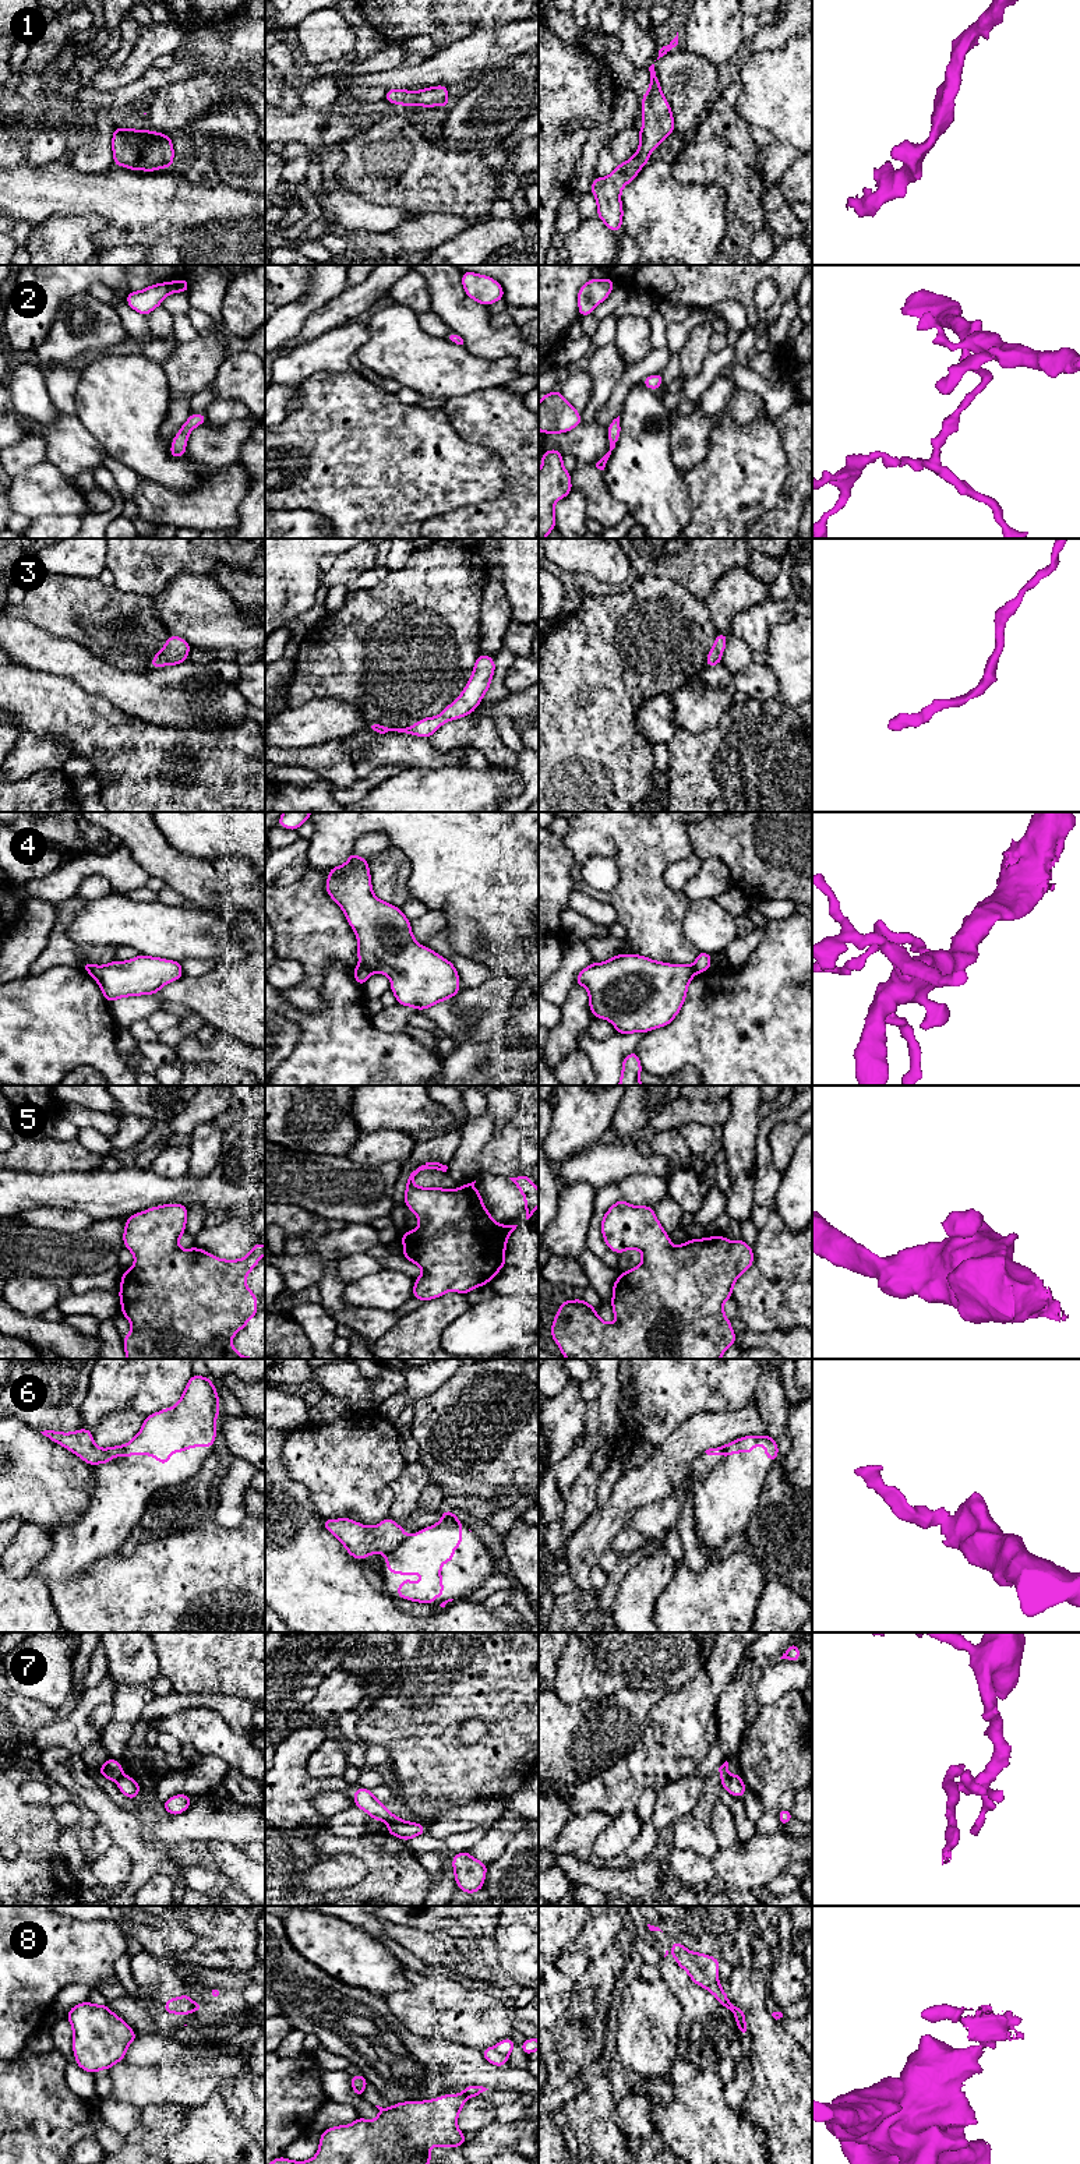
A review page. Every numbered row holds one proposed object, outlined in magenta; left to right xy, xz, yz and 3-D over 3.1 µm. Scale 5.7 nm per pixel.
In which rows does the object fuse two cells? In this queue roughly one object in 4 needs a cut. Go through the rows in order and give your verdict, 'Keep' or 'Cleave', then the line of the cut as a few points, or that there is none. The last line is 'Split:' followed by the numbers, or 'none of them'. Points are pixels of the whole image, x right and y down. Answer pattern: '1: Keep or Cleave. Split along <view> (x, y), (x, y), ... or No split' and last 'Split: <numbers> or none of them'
1: Keep. No split
2: Keep. No split
3: Keep. No split
4: Cleave. Split along xz (360, 963), (371, 973)
5: Keep. No split
6: Cleave. Split along xz (406, 1538), (384, 1553)
7: Cleave. Split along xy (123, 1774), (116, 1781)
8: Cleave. Split along yz (731, 2004), (729, 2008)
Split: 4, 6, 7, 8

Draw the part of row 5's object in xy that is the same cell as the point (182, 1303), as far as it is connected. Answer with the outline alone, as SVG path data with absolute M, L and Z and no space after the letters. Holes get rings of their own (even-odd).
M165 1204L130 1215L126 1221L126 1228L123 1233L124 1247L128 1249L135 1258L134 1265L123 1272L119 1292L119 1298L121 1302L120 1312L131 1323L131 1332L123 1338L127 1359L261 1359L241 1356L230 1344L230 1339L241 1328L244 1328L246 1324L258 1313L257 1295L248 1289L248 1286L244 1282L244 1278L248 1277L251 1270L265 1256L265 1245L255 1243L251 1252L240 1260L218 1258L211 1253L201 1250L195 1246L188 1250L183 1250L179 1247L179 1242L180 1236L186 1232L187 1214L188 1211L184 1204Z

